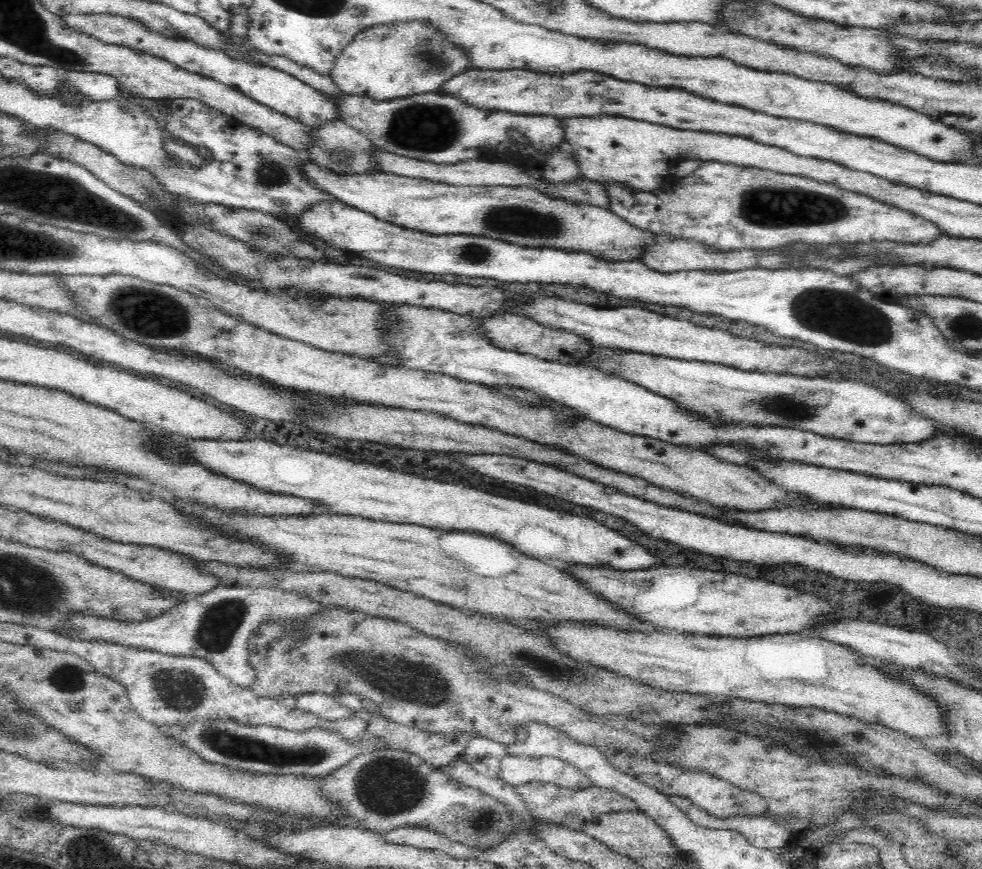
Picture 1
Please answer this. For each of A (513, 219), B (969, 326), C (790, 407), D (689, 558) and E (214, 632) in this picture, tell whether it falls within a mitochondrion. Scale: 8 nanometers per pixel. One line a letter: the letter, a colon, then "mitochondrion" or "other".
A: mitochondrion
B: mitochondrion
C: mitochondrion
D: other
E: mitochondrion

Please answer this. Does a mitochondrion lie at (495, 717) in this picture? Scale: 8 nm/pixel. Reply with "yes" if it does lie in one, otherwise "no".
no

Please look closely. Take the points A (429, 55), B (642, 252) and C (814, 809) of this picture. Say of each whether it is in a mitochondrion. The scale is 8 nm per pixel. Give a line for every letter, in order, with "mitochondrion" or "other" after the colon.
A: mitochondrion
B: other
C: other

